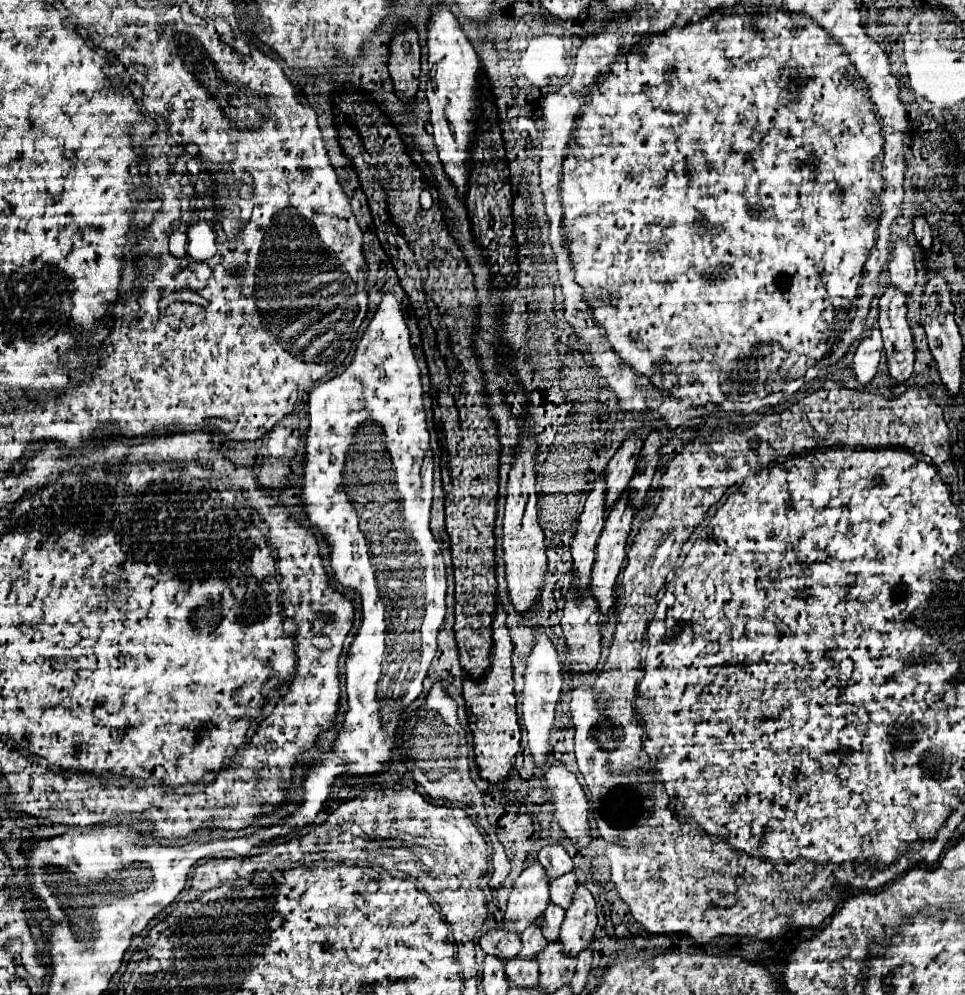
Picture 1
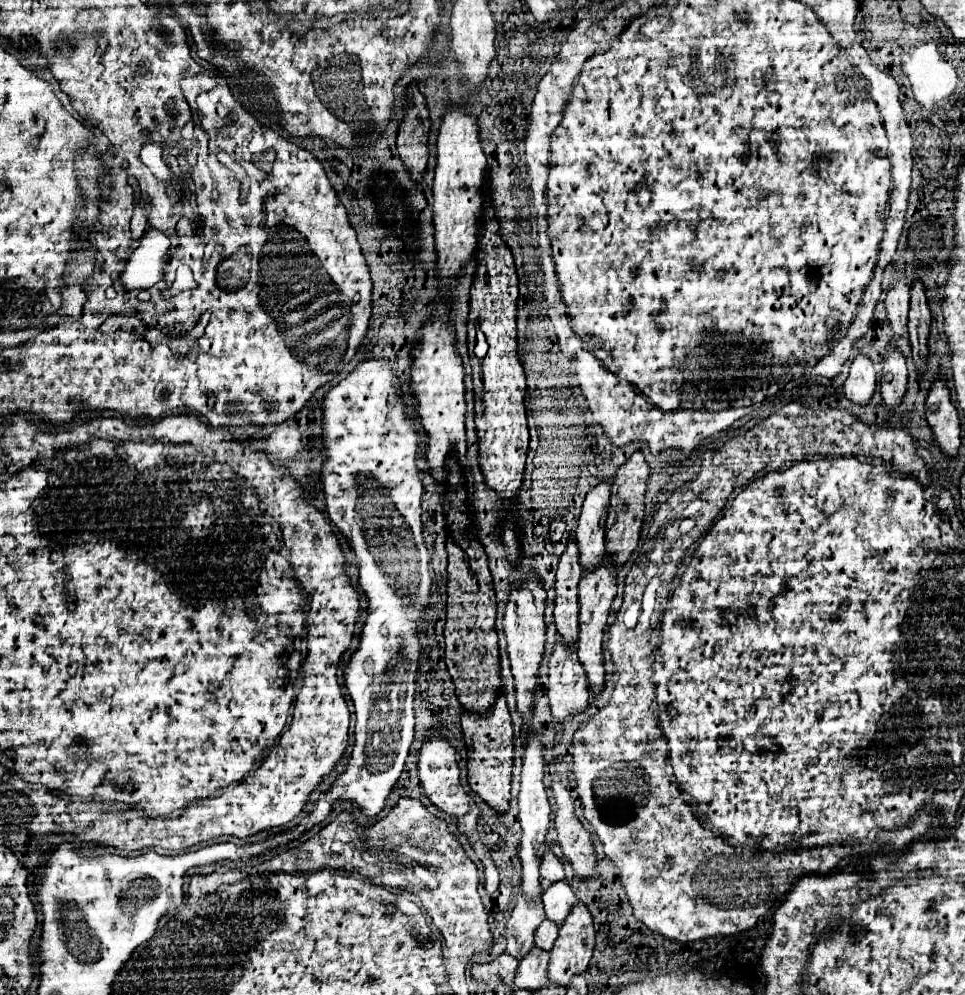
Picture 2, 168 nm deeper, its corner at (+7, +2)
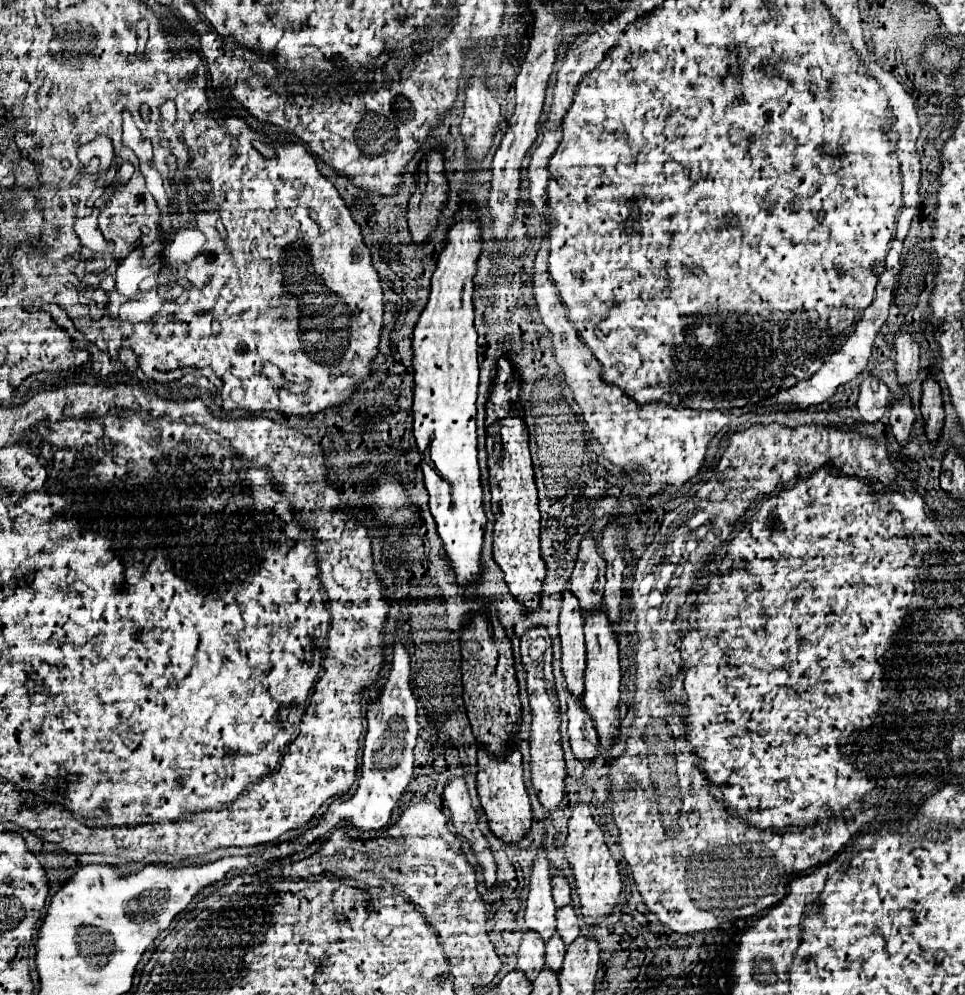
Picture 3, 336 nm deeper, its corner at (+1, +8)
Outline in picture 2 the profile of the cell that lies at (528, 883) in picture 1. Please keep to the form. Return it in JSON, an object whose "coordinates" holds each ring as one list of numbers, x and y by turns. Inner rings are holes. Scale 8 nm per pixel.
{"coordinates":[[519,896,507,922,507,954,517,960,527,956,527,952,531,952,535,946,535,930,543,920,543,904,531,904]]}

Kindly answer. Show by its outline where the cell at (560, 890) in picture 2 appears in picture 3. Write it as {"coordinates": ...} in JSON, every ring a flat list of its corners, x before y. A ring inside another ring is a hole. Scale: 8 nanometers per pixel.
{"coordinates":[[573,904,561,906,555,910,555,916,557,916,557,932,569,946,579,936,579,918,575,914,575,906]]}

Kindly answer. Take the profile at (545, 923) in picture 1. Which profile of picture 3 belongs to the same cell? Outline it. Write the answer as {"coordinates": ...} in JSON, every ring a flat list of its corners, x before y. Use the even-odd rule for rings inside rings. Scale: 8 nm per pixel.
{"coordinates":[[559,932,553,934,551,940,547,940,545,944,547,944,547,962,545,964,551,966,551,970,559,972,561,964,563,964,563,956,565,956,565,944,563,944]]}

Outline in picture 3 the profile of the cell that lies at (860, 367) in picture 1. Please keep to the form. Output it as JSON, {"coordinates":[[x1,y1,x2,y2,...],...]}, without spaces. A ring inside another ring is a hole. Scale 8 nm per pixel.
{"coordinates":[[867,376,859,388,857,408,865,422,877,422,885,416,889,404,889,388,875,376]]}

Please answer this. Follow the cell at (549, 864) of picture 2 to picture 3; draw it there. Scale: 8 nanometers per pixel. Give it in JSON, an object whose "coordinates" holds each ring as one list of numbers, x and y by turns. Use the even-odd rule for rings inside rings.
{"coordinates":[[561,870,555,872,551,884,553,884,553,900,555,900,555,906,565,906,567,902,571,902,571,888,569,888,569,882,563,876]]}

